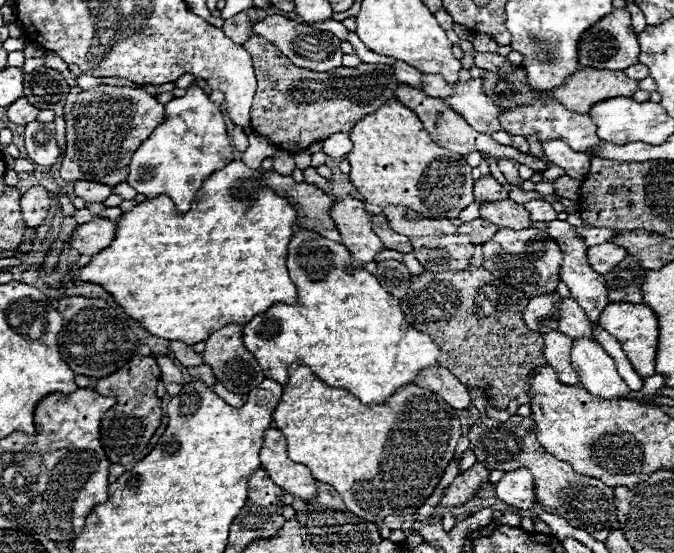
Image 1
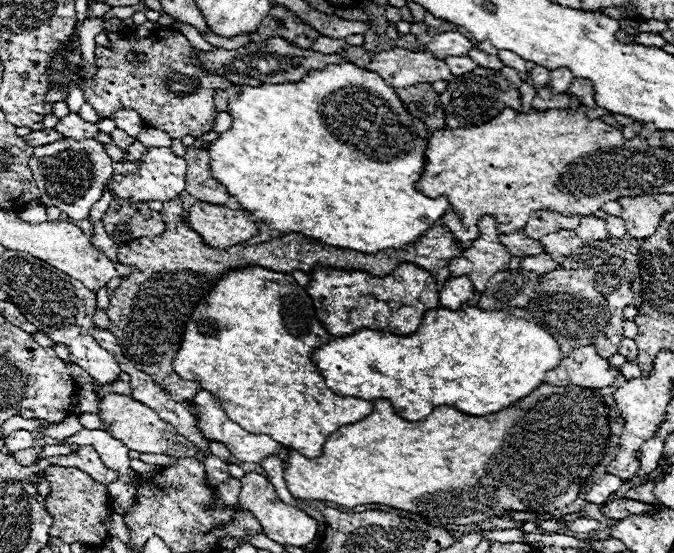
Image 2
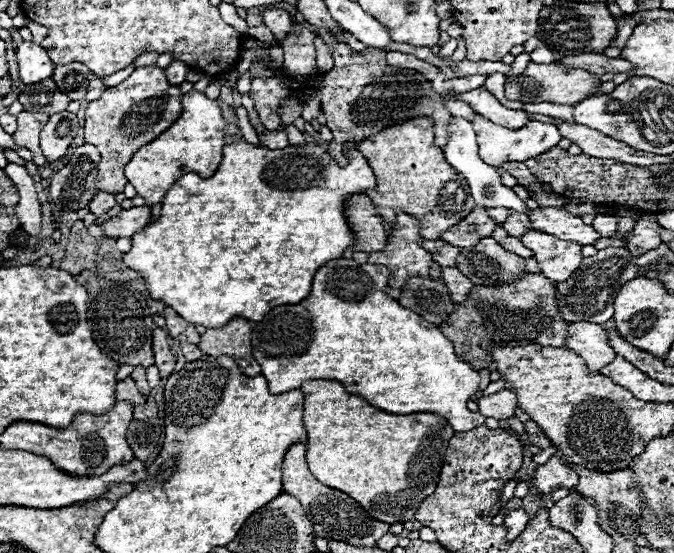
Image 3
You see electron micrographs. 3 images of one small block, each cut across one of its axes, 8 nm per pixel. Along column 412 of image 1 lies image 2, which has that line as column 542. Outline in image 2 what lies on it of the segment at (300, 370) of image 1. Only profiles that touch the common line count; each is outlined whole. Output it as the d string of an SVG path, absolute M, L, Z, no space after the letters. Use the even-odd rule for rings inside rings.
M542 384L536 390L532 390L532 394L528 394L528 398L522 398L520 402L508 406L508 410L500 410L500 412L488 414L488 416L468 416L468 414L462 414L454 408L444 406L444 408L432 410L432 414L428 414L420 422L402 420L400 416L394 414L390 402L376 400L374 410L366 418L362 418L354 424L348 424L344 428L338 428L334 434L330 434L326 438L324 450L318 458L306 458L306 456L298 454L298 450L288 448L288 460L284 462L284 480L286 480L286 486L292 492L292 496L300 498L300 500L326 500L326 502L334 502L334 504L344 506L344 508L354 508L354 506L360 506L360 504L386 504L386 506L392 506L392 508L408 510L412 514L424 514L426 518L436 518L438 528L444 528L448 524L478 524L482 520L492 520L502 510L544 514L544 512L550 512L550 510L572 504L578 496L578 486L582 486L588 480L592 468L598 464L598 460L604 452L606 438L608 438L606 404L602 402L602 396L598 394L598 390L580 388L580 386L560 388L560 386Z

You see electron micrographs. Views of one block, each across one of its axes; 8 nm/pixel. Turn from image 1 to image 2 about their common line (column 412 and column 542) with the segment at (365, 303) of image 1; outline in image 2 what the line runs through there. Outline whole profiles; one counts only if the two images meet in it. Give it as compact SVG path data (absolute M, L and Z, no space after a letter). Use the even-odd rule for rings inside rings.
M474 306L460 310L434 308L424 314L420 328L412 336L394 336L390 332L362 328L344 338L332 338L312 352L312 362L320 370L326 386L340 396L354 396L364 400L384 398L392 404L396 414L404 420L424 420L436 406L452 406L462 414L486 416L508 408L520 398L528 396L544 380L544 374L560 364L558 342L522 308L506 312L486 312Z

